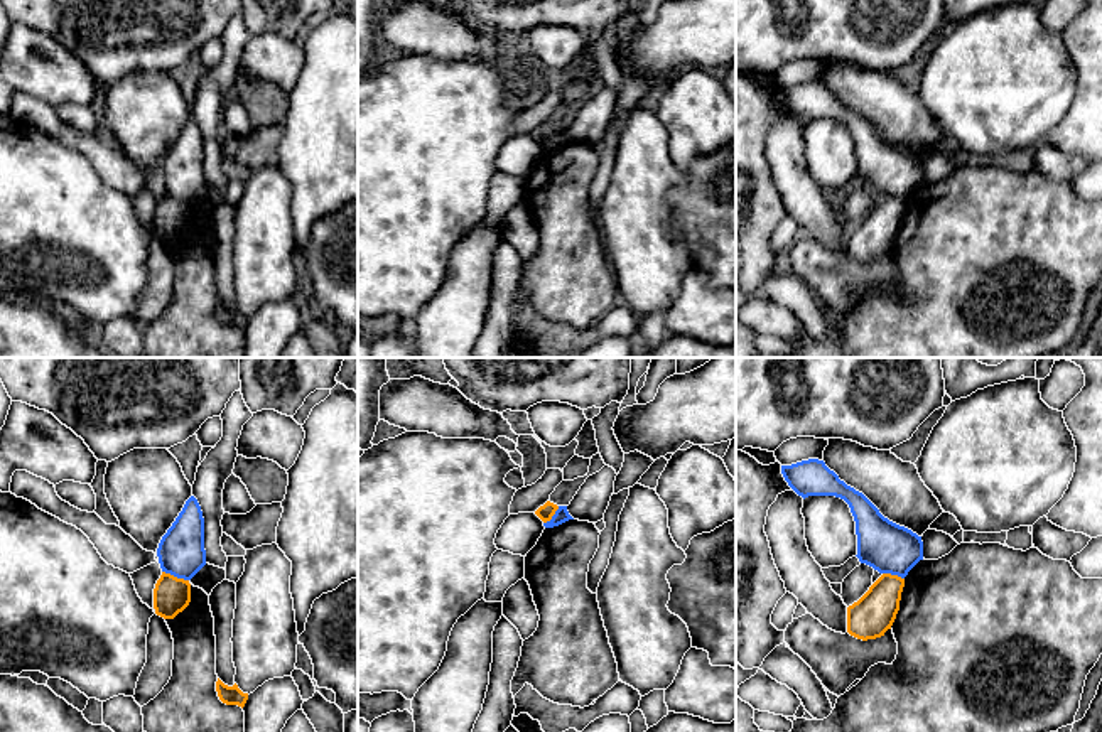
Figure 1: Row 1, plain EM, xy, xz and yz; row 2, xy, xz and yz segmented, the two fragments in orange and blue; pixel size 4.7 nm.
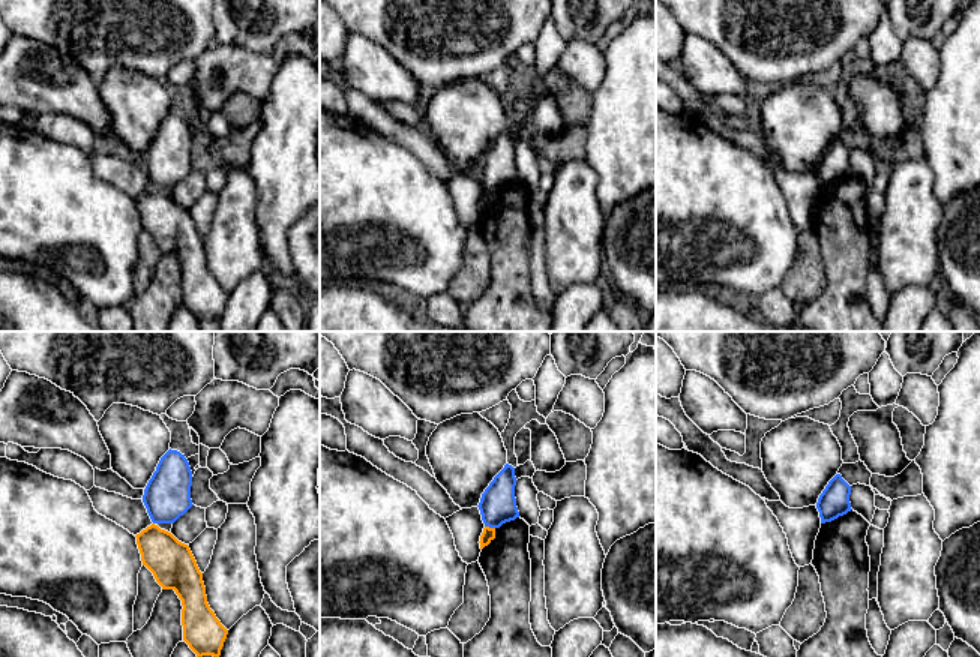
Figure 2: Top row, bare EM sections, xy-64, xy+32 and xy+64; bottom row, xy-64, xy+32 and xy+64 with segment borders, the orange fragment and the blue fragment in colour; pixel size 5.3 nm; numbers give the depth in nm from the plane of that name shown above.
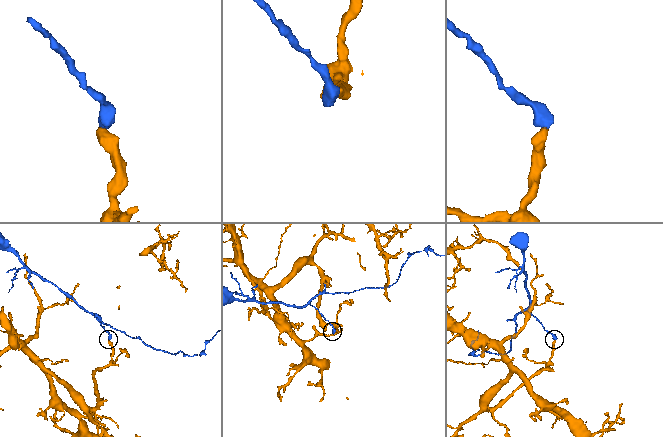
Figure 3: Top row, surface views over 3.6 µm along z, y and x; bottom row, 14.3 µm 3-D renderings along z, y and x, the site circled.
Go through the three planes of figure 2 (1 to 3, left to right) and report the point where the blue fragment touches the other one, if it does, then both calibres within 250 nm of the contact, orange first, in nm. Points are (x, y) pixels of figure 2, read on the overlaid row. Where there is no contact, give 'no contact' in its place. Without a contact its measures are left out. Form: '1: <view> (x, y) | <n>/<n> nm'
1: no contact
2: xy+32 (488, 527) | 70/200 nm
3: no contact

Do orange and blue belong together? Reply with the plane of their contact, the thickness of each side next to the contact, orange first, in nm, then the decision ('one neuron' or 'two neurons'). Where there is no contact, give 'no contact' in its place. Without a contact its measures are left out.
xy | 180/220 nm | two neurons

